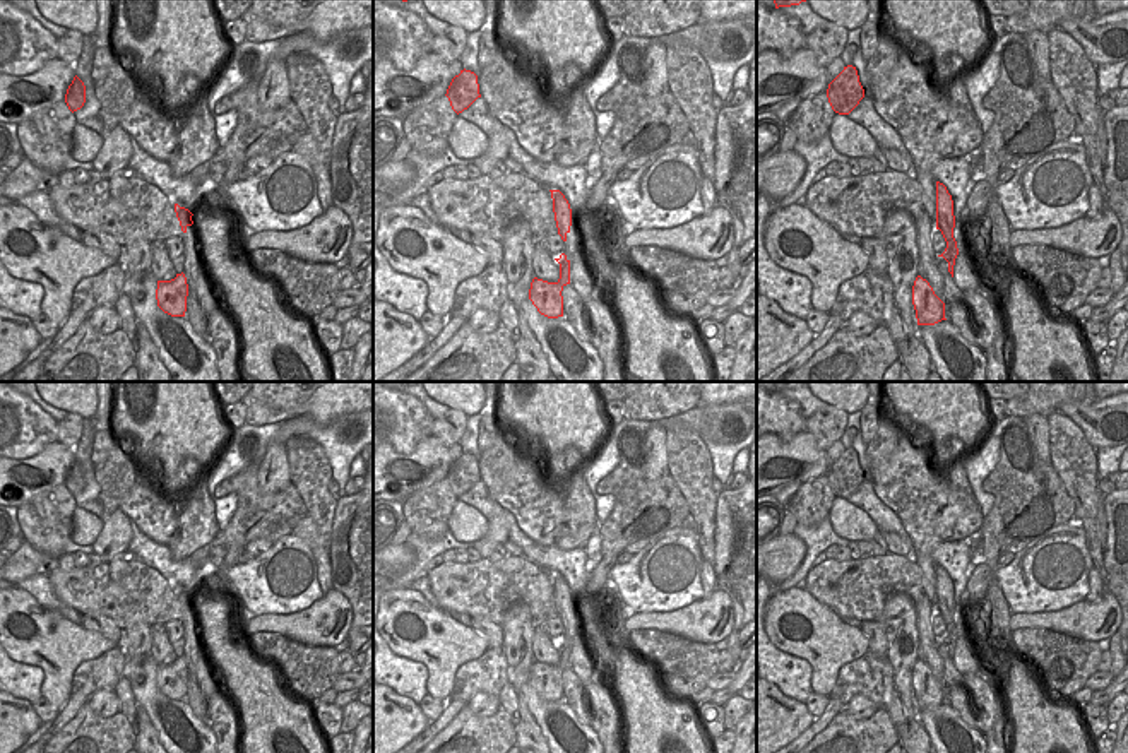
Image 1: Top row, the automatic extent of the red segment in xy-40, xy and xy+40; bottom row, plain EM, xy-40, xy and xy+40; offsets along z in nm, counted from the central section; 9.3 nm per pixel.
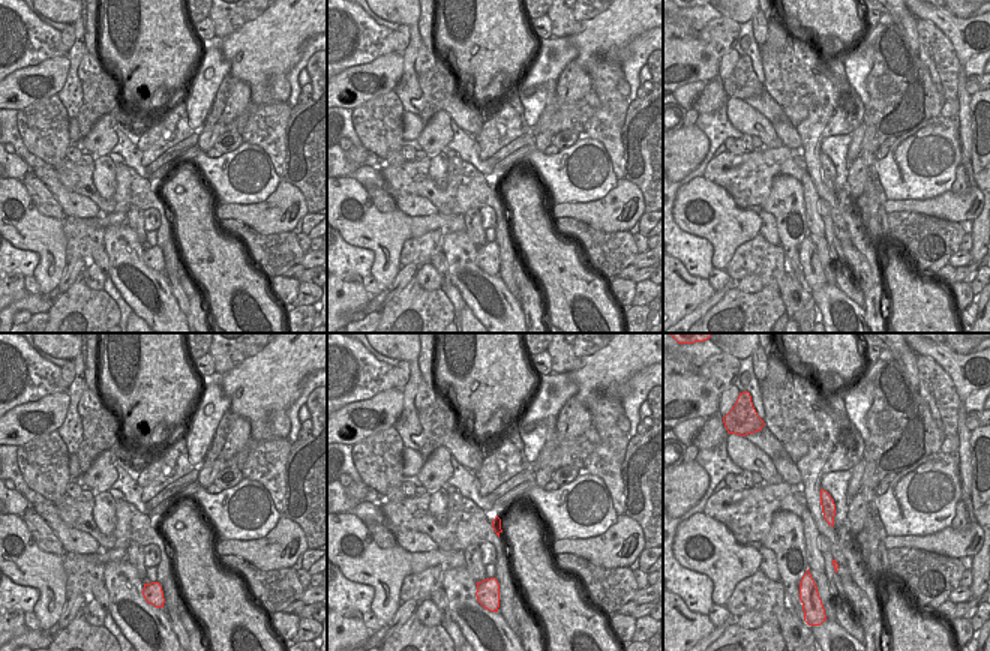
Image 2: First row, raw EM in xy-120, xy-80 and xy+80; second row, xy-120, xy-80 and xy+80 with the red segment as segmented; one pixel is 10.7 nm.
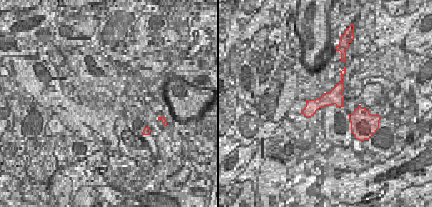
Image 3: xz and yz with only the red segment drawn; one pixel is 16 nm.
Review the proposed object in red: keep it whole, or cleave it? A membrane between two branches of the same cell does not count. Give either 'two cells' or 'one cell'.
two cells

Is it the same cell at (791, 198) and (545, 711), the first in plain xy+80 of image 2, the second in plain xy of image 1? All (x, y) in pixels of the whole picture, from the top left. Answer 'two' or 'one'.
two

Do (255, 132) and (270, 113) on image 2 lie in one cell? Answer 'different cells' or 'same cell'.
same cell

